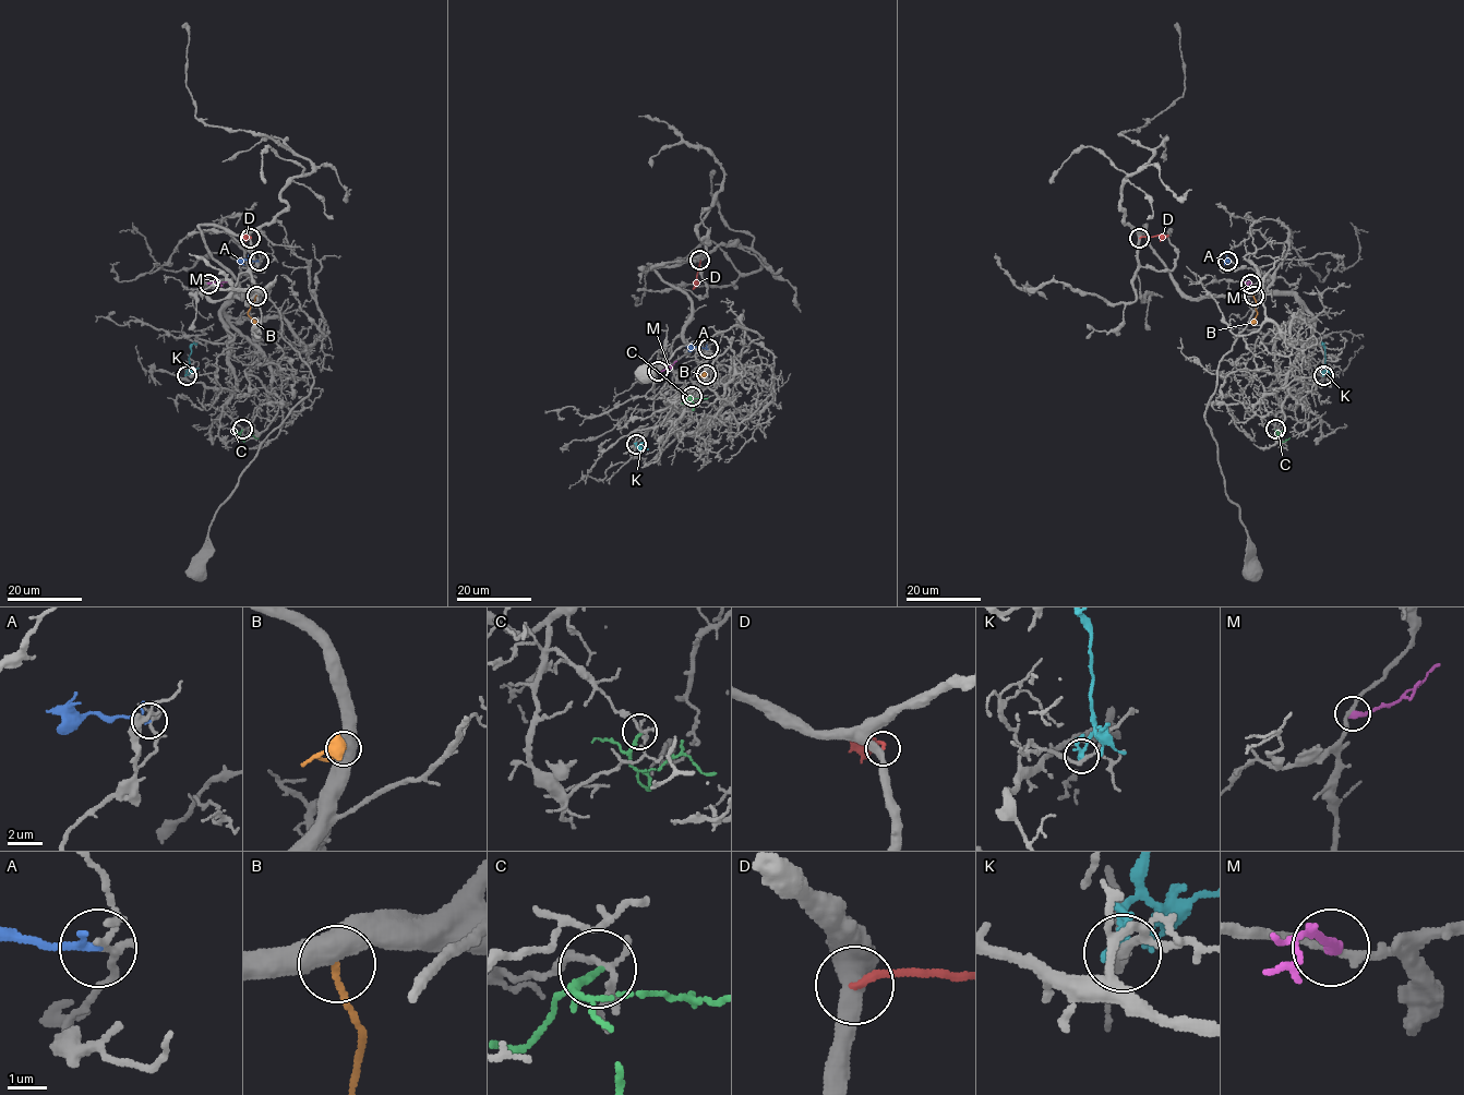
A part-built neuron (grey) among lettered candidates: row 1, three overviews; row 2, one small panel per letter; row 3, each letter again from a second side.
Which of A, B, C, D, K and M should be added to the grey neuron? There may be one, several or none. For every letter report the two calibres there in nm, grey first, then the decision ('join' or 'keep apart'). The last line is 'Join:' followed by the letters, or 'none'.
A: 130 nm thick on the grey side, 150 nm on the other; keep apart
B: 550 nm thick on the grey side, 150 nm on the other; keep apart
C: 170 nm thick on the grey side, 170 nm on the other; keep apart
D: 440 nm thick on the grey side, 180 nm on the other; keep apart
K: 150 nm thick on the grey side, 170 nm on the other; keep apart
M: 240 nm thick on the grey side, 360 nm on the other; keep apart
Join: none

